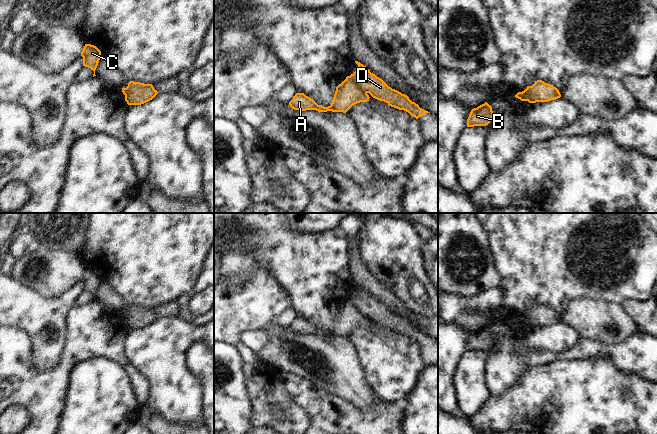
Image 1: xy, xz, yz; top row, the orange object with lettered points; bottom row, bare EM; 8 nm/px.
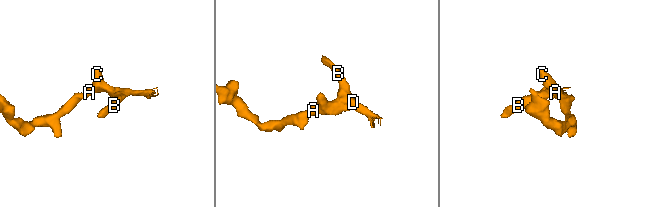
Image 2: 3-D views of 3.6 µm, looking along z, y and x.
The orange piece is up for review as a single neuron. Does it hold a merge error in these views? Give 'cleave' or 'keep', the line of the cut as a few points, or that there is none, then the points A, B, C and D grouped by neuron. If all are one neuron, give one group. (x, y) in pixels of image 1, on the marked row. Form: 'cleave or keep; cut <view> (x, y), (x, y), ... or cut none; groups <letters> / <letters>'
cleave; cut xz (349, 76), (366, 94); groups A C / B D

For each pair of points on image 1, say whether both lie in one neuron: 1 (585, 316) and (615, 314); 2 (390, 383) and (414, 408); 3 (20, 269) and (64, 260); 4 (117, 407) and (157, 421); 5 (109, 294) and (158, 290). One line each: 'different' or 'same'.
1: same
2: different
3: same
4: different
5: different

